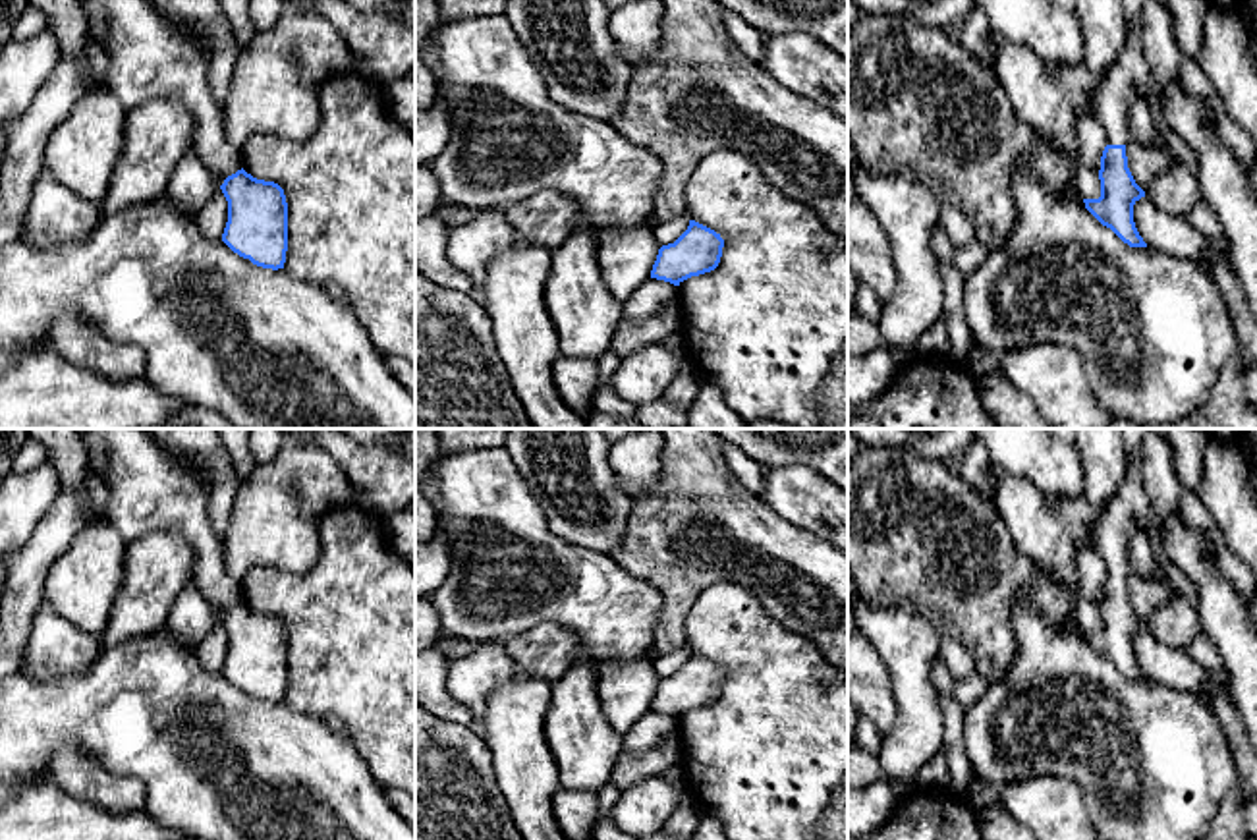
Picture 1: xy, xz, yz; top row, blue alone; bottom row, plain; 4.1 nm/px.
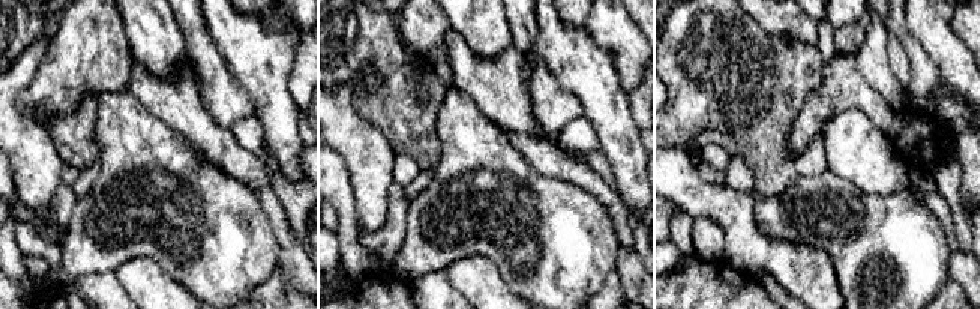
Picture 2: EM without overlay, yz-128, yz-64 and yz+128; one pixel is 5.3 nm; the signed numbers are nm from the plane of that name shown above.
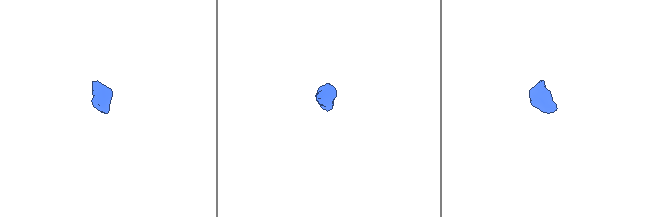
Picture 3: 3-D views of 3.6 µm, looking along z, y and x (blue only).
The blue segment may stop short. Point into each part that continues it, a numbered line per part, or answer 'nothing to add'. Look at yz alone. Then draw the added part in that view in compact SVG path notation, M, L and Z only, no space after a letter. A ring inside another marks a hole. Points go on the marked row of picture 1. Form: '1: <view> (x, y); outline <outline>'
1: yz (1225, 182); outline M1139 14L1128 25L1126 52L1093 95L1093 112L1104 127L1106 145L1126 145L1128 106L1141 95L1149 100L1159 129L1176 131L1195 151L1201 199L1220 220L1230 245L1228 261L1257 321L1257 197L1251 168L1215 137L1213 116L1203 98L1187 95L1174 77L1160 91L1155 87L1141 29Z

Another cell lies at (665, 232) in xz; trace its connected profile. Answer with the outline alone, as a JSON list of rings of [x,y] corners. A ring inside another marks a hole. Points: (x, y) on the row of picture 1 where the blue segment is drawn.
[[[689,216],[672,218],[668,222],[655,222],[653,236],[656,243],[668,245],[674,243],[689,226]]]

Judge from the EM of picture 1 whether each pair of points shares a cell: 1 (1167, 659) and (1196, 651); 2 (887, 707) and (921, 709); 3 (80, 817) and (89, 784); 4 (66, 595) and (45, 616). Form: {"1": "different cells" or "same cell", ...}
{"1": "different cells", "2": "different cells", "3": "different cells", "4": "different cells"}

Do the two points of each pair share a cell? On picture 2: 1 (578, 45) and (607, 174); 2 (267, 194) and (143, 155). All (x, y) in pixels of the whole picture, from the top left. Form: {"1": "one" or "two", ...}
{"1": "two", "2": "two"}

